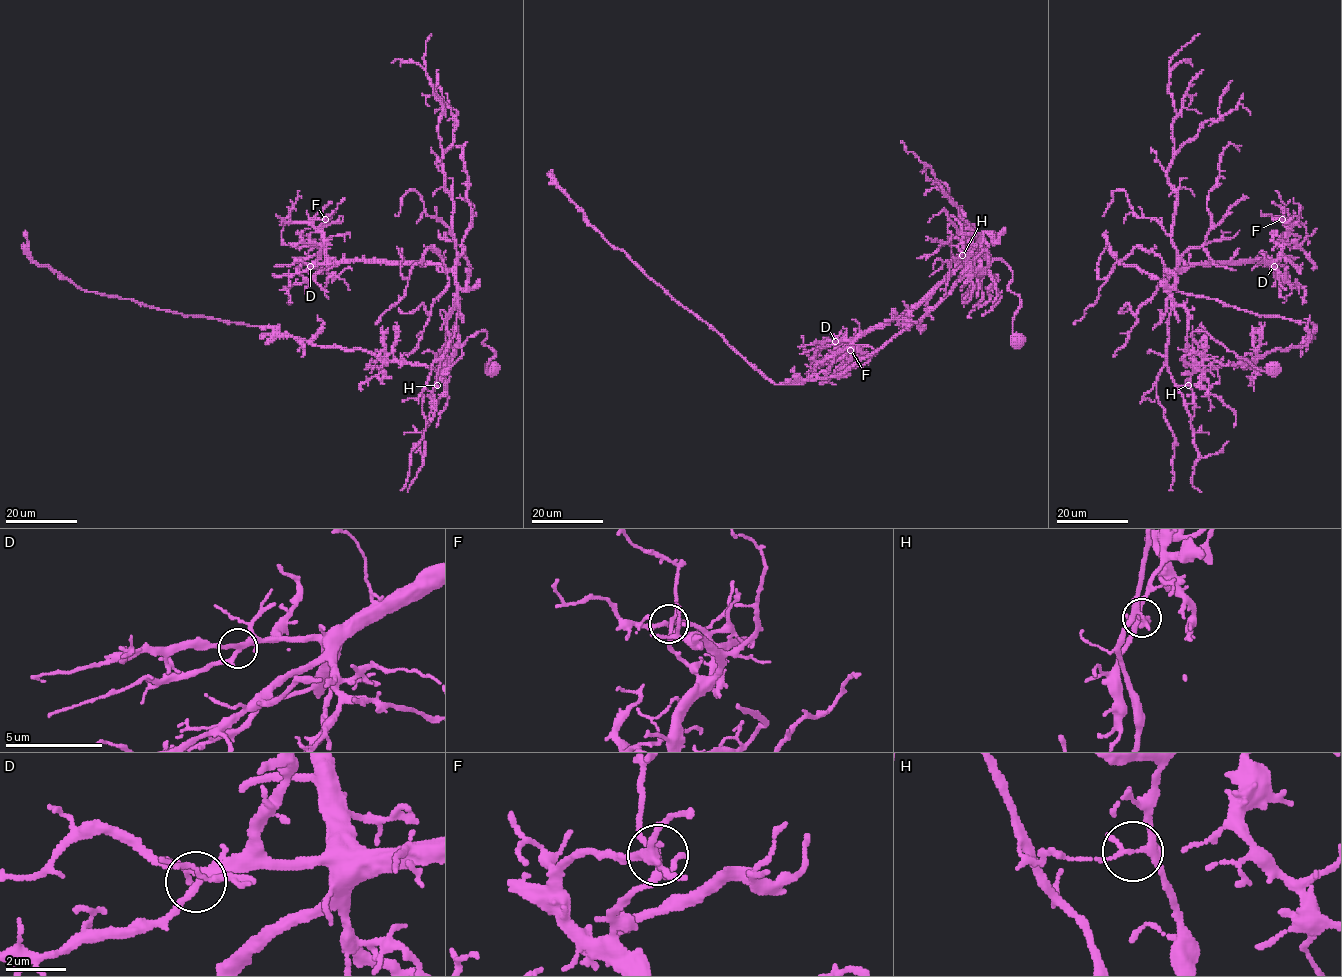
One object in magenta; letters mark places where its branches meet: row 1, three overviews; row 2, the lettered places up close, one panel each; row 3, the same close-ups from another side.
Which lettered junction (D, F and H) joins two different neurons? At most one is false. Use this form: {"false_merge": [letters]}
{"false_merge": ["H"]}

